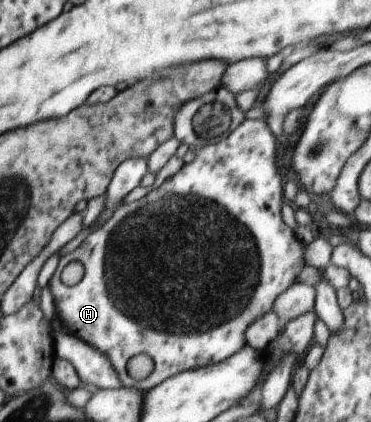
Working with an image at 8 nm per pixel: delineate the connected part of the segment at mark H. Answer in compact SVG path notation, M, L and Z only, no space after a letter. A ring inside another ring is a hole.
M245 118L242 123L227 133L224 139L214 141L198 148L195 151L195 158L191 163L182 166L174 176L176 179L186 179L186 175L192 175L190 179L194 181L214 181L210 183L210 191L228 191L228 193L208 193L208 195L198 195L198 193L188 193L188 195L168 195L158 203L146 203L144 207L136 209L137 202L121 204L114 215L111 215L99 228L96 228L82 243L78 249L72 253L64 255L59 259L58 267L51 277L49 286L54 296L55 309L60 315L62 325L68 329L68 334L75 338L82 339L104 353L108 357L114 371L118 374L122 385L127 388L149 389L162 385L169 377L177 376L179 373L209 366L210 364L220 364L221 361L228 360L234 353L238 353L245 347L244 332L246 328L256 321L258 317L266 315L272 310L272 305L277 301L277 297L288 287L293 287L296 275L300 273L306 263L304 263L304 247L300 241L294 239L292 229L282 221L280 217L280 207L282 207L282 175L276 165L276 139L270 133L269 124L265 120L253 120ZM72 261L79 261L84 266L84 275L81 281L73 286L67 286L60 280L62 269ZM144 353L154 359L154 371L150 377L142 381L134 381L126 373L126 363L130 357Z

